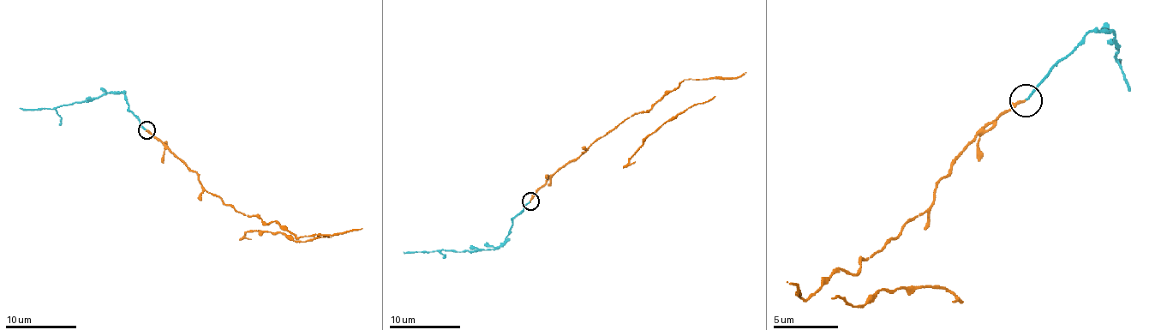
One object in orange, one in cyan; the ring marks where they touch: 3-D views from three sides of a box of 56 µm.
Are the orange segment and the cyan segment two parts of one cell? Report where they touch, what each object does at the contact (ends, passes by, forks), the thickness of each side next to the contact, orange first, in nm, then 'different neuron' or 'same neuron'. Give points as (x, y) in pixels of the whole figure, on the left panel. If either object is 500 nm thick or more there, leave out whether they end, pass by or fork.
place (146, 130); orange passes by; cyan ends; calibres 140 and 140 nm; same neuron

